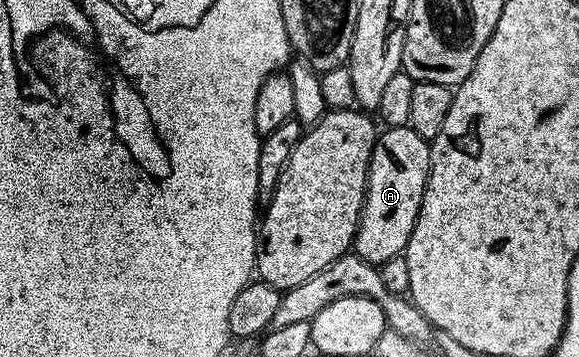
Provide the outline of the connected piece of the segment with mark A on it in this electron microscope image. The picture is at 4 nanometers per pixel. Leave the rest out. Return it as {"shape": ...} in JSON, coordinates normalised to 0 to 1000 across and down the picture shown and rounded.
{"shape":[[[705,350],[699,356],[667,356],[655,375],[642,417],[639,471],[632,487],[632,569],[625,580],[625,605],[618,611],[618,650],[611,655],[610,711],[648,742],[668,737],[677,720],[699,706],[725,597],[732,529],[743,482],[743,401],[725,373]]]}

